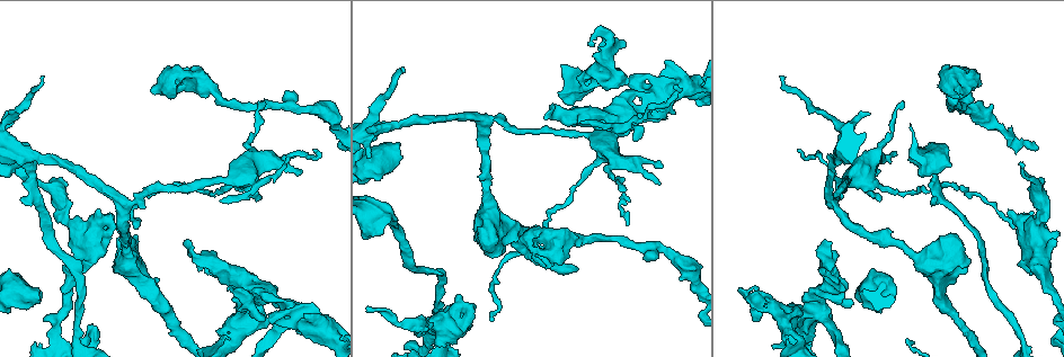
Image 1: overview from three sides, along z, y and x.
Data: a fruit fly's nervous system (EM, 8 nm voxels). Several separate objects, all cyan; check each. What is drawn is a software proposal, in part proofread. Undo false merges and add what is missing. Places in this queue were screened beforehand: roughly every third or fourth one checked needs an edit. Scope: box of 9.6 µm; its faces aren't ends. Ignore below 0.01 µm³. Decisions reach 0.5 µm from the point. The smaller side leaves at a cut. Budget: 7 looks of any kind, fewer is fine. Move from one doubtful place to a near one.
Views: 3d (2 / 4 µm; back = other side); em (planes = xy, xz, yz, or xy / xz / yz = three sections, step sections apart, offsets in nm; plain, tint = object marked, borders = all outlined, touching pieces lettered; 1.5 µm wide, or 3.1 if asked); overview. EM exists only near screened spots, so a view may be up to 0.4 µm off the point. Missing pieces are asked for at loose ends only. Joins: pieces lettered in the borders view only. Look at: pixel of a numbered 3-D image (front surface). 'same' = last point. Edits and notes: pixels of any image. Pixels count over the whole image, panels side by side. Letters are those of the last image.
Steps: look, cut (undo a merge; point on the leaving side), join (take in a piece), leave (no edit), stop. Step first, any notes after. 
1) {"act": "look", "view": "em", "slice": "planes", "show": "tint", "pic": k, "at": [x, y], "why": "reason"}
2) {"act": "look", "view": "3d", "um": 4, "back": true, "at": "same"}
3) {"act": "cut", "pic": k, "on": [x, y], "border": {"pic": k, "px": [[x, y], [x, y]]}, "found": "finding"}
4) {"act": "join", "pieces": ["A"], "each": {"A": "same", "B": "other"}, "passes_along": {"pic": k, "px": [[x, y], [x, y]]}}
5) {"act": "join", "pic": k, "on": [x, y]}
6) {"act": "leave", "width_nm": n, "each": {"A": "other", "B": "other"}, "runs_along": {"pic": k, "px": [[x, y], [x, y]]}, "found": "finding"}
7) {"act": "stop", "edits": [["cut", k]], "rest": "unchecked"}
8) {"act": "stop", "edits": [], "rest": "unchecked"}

{"act": "look", "view": "em", "slice": "yz", "step": 8, "show": "tint", "pic": 1, "at": [886, 140], "why": "sudden change in width"}

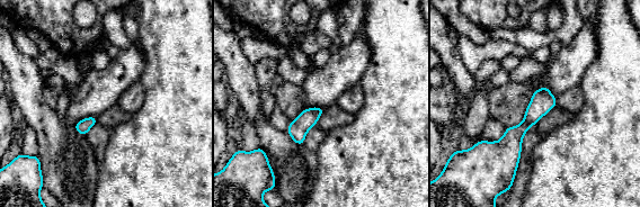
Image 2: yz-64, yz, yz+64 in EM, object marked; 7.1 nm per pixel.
{"act": "look", "view": "em", "slice": "planes", "show": "borders", "at": "same", "why": "another direction"}

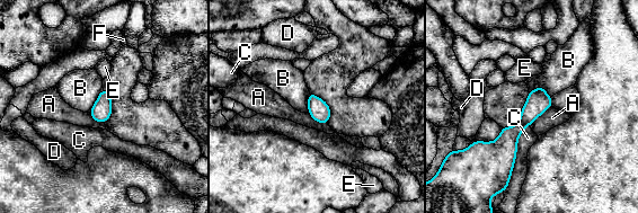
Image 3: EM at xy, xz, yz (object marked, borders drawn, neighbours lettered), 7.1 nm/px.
{"act": "leave", "width_nm": 140, "each": {"A": "other", "B": "other", "C": "other", "D": "other", "E": "other", "F": "other"}, "border": {"pic": 3, "px": [[529, 91], [542, 87], [551, 96]]}, "found": "continuous, no second cell"}

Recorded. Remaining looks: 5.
{"act": "look", "view": "em", "slice": "planes", "show": "borders", "pic": 1, "at": [971, 82], "why": "closes a loop"}

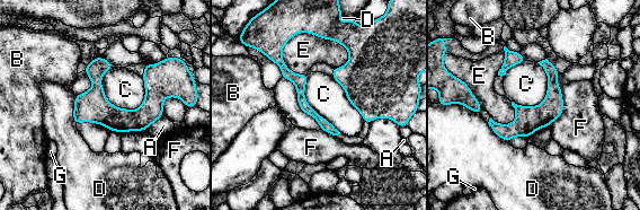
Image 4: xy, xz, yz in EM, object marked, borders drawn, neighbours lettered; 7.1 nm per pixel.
{"act": "leave", "width_nm": 70, "each": {"A": "other", "B": "other", "C": "other", "D": "other", "E": "other", "F": "other", "G": "other"}, "border": {"pic": 4, "px": [[104, 71], [114, 105], [142, 104]]}, "found": "one cell here"}

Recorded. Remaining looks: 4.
{"act": "look", "view": "em", "slice": "yz", "step": 8, "show": "plain", "pic": 1, "at": [666, 247], "why": "narrows sharply"}

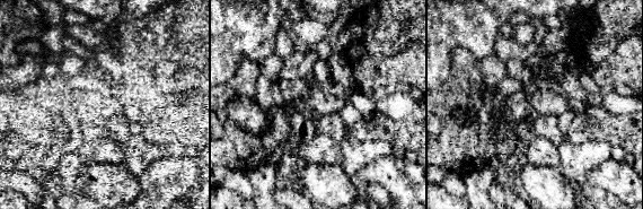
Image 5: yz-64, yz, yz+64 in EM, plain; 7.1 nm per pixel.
{"act": "look", "view": "em", "slice": "yz", "step": 8, "show": "borders", "at": "same", "why": "see the neighbours"}

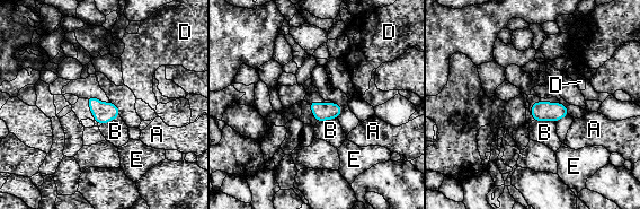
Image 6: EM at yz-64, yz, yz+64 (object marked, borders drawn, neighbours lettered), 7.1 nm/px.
{"act": "leave", "each": {"A": "other", "B": "other", "D": "other", "E": "other"}, "found": "one cell here"}

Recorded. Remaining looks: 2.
{"act": "stop", "edits": [], "rest": "unchecked"}

